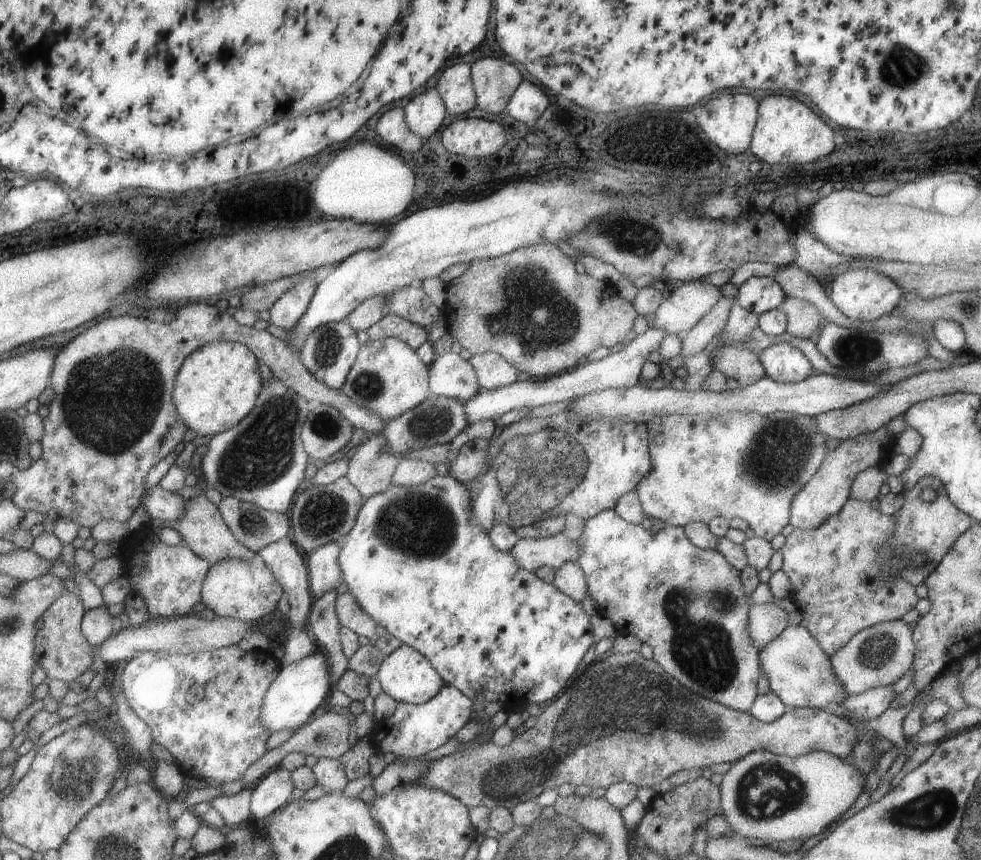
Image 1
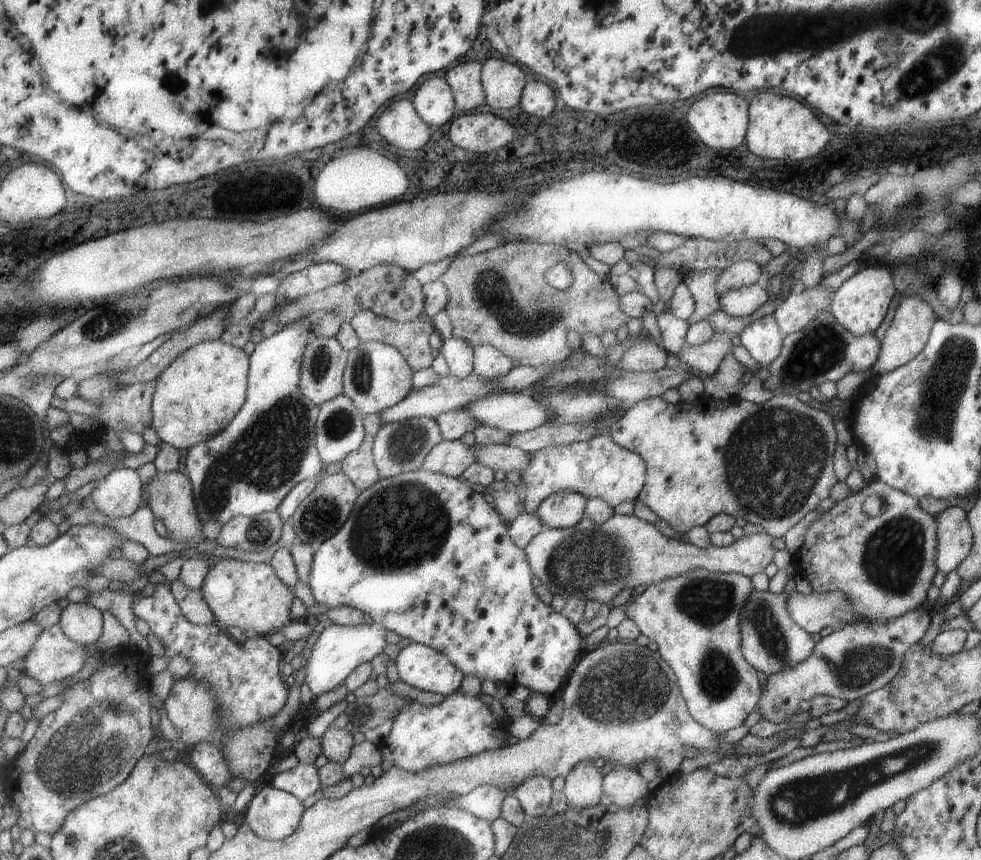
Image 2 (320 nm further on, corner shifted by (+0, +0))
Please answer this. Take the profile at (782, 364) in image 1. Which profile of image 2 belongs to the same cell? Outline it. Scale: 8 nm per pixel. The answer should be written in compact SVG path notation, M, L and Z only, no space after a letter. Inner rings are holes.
M772 314L753 320L739 332L740 345L751 355L758 366L765 367L779 356L784 335L780 332Z

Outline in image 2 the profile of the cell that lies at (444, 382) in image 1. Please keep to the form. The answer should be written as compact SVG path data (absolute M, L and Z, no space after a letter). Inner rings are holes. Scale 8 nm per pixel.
M455 337L443 340L439 353L445 359L449 373L456 378L467 377L472 373L473 347L469 342Z

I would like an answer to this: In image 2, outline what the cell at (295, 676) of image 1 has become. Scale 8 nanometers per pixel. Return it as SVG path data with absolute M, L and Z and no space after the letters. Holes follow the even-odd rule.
M339 624L330 625L318 637L311 650L311 656L305 667L306 677L304 692L315 698L335 690L343 684L347 678L364 663L371 663L385 650L387 646L388 631L381 625L359 624L359 626L343 626Z

